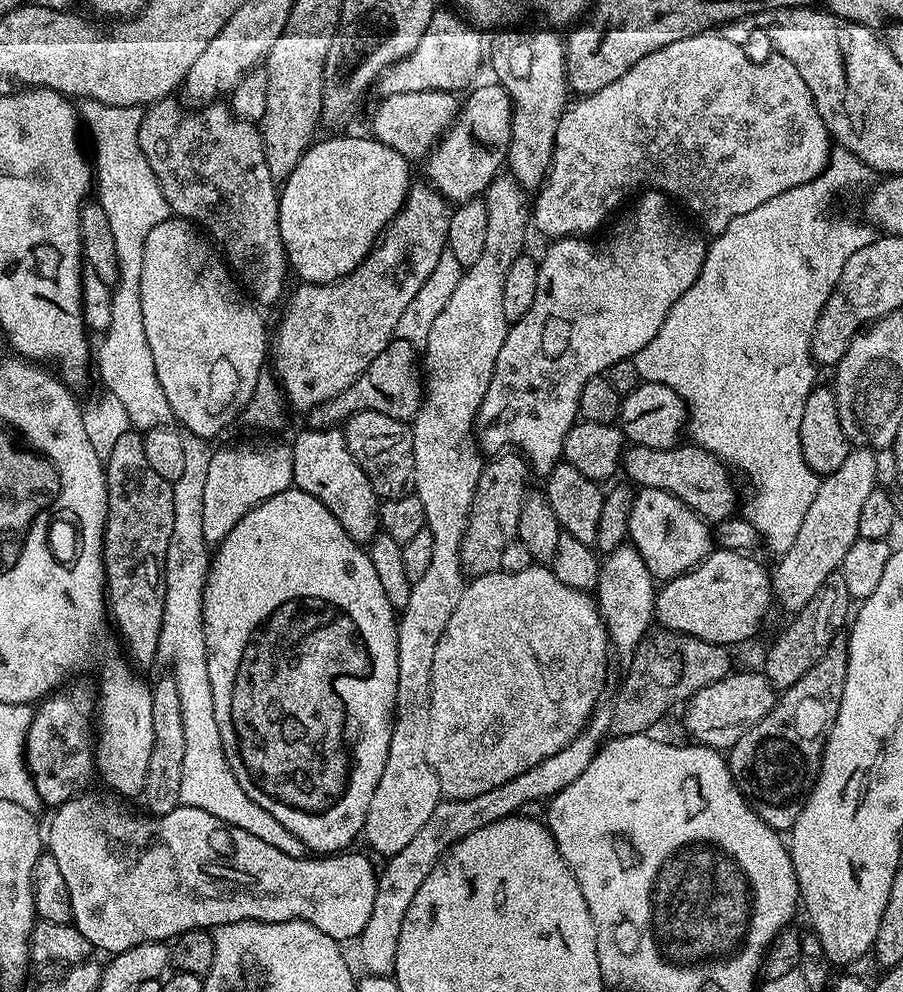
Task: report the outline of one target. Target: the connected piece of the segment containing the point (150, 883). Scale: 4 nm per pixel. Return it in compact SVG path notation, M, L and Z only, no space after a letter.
M85 790L73 800L67 800L64 804L55 809L56 812L46 824L46 851L54 854L54 859L58 862L58 867L64 875L66 886L70 890L70 906L72 907L72 923L76 925L81 934L88 939L89 945L93 949L101 948L107 954L115 954L122 950L130 950L130 946L138 946L146 942L171 941L184 932L189 932L195 928L205 930L215 930L222 924L233 924L243 920L259 920L261 924L273 924L274 922L290 922L291 920L306 920L318 930L328 932L335 926L335 916L341 912L348 916L353 912L357 918L363 917L366 912L365 902L370 902L376 893L376 881L378 879L377 869L372 869L372 864L364 856L359 856L353 850L345 850L335 854L324 854L319 858L308 858L312 860L295 860L288 852L283 852L279 843L271 840L263 840L250 830L242 830L238 826L230 826L222 822L222 818L214 818L214 814L206 814L206 810L197 808L186 808L179 806L170 811L165 816L157 818L151 814L139 816L136 812L131 812L124 803L115 795L104 792L92 792Z

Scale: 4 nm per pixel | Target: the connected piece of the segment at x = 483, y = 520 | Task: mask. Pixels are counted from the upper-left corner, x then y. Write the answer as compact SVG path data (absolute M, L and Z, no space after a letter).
M505 450L493 455L480 471L472 512L468 516L460 547L460 565L469 577L484 576L487 572L499 569L506 546L510 546L510 542L516 539L524 497L530 491L528 476L530 465L516 450Z

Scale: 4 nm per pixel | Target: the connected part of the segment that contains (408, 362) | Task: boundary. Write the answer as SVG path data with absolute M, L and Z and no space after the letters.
M396 338L386 346L386 350L382 350L382 354L378 354L378 358L374 358L374 362L370 362L370 366L366 366L366 370L362 370L360 377L349 388L342 390L333 400L328 400L324 404L318 405L317 408L313 408L311 412L307 413L306 420L309 420L307 423L311 427L323 428L335 425L337 422L347 421L353 412L374 410L375 412L386 414L395 420L411 422L415 420L418 414L423 395L422 364L418 359L417 349L413 348L410 342Z

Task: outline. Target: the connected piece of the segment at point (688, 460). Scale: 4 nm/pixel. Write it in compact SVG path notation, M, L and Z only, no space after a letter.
M691 442L681 443L674 448L629 447L622 457L622 472L629 476L627 479L633 485L640 488L657 488L674 494L703 520L719 522L735 513L732 511L736 508L736 488L728 477L728 465Z

